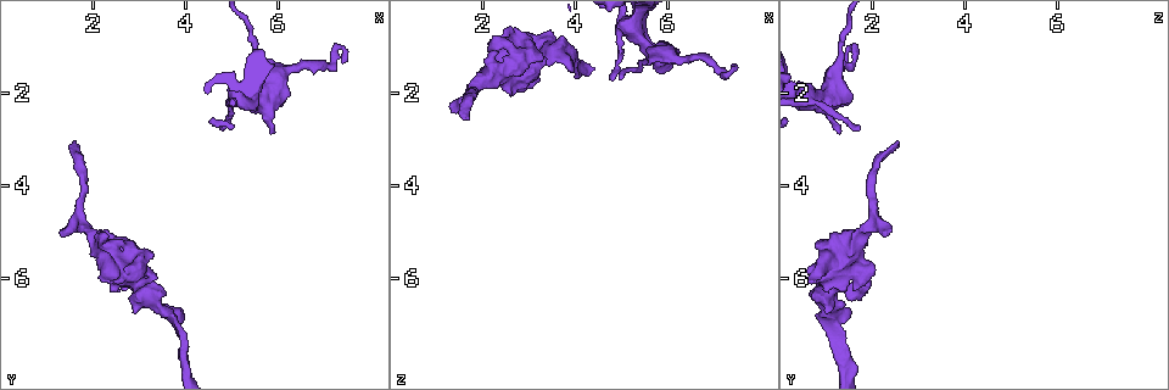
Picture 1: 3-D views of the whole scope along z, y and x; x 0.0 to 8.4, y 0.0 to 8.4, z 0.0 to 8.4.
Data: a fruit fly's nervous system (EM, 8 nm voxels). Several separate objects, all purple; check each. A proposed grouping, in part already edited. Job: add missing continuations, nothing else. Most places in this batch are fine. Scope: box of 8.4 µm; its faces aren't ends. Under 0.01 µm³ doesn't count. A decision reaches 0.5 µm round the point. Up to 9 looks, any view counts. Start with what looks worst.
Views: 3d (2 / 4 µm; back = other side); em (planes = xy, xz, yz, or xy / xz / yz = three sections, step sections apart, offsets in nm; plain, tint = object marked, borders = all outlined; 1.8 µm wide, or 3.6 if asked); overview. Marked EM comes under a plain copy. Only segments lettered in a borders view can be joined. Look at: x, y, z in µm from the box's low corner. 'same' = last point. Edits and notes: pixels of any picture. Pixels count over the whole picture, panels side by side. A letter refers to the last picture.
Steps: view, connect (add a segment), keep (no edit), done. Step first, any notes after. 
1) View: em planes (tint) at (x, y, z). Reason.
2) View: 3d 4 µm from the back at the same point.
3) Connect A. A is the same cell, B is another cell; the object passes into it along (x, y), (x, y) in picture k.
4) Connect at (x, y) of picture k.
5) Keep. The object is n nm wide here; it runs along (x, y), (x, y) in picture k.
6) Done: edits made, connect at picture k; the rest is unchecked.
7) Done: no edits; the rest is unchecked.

View: em yz step 8 (borders) at (1.60, 3.05, 2.55). Free end.

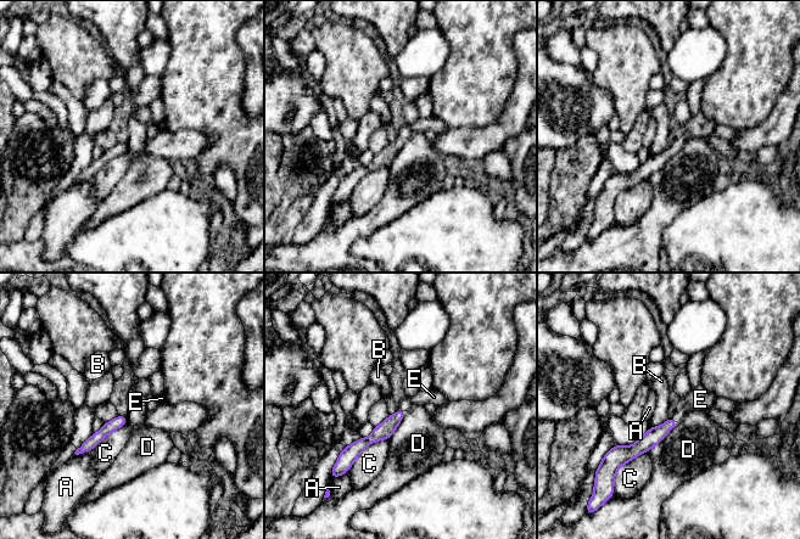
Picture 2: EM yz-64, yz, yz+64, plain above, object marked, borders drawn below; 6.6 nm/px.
Connect E. E is the same cell, A, B, C and D are other cells; the object passes into it along (385, 430), (404, 409), (434, 397) in picture 2; the neuron continues.

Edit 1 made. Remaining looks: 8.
View: overview.

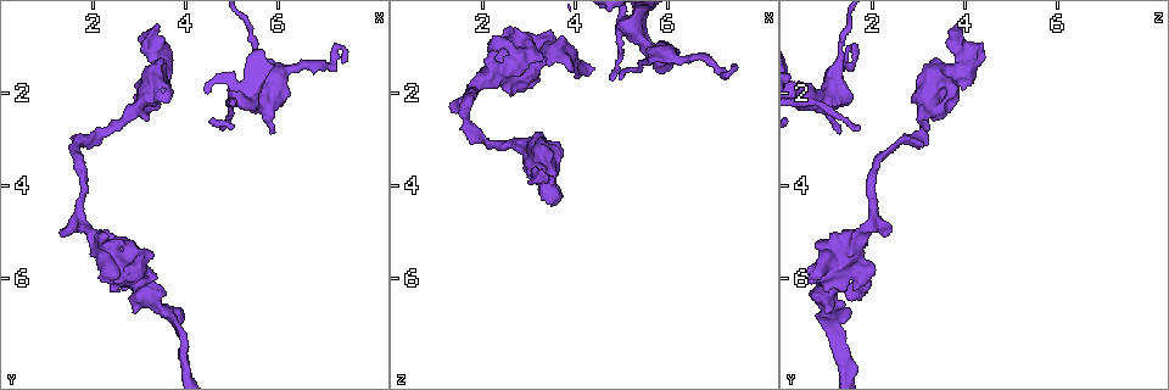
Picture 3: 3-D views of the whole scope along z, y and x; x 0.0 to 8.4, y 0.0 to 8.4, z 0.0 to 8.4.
View: 3d 4 µm at (3.10, 2.20, 3.15). Sudden change in width.

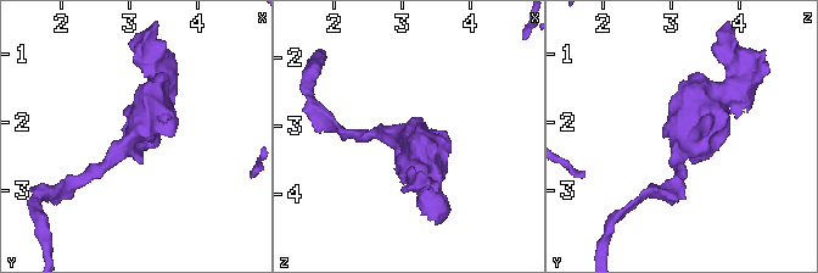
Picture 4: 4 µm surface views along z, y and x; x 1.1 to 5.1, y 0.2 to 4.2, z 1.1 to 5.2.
View: em xy step 4 (borders) at (3.10, 2.15, 3.15). Now the EM.

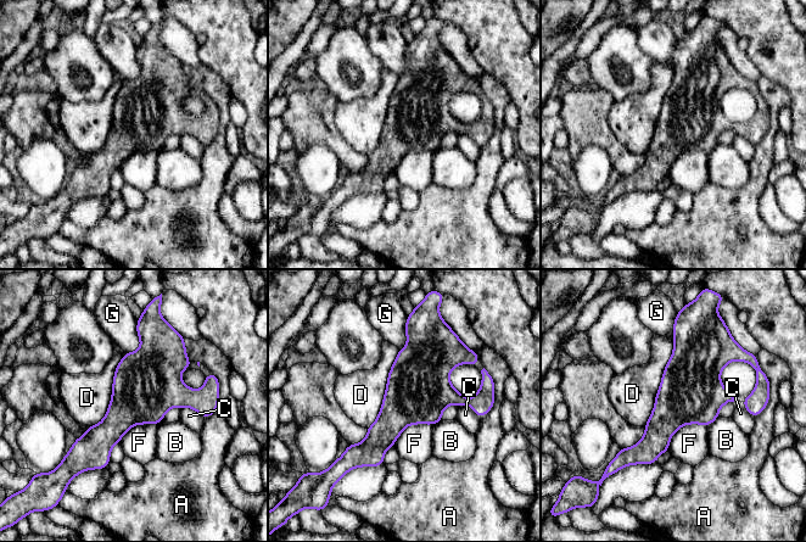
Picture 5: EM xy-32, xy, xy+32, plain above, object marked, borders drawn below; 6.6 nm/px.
Keep. The object is 420 nm wide here; A, B, C, D, F and G are other cells; no lettered segment goes on from it.

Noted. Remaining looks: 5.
View: 3d 4 µm at (7.40, 1.30, 1.40). Free end.

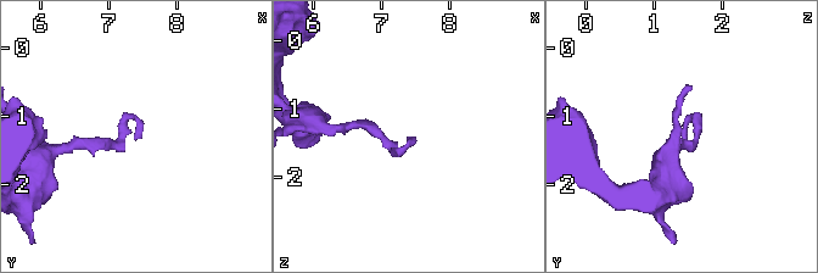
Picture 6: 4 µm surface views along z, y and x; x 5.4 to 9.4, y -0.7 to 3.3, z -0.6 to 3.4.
View: em planes (borders) at (7.45, 1.30, 1.45). Need the tissue.

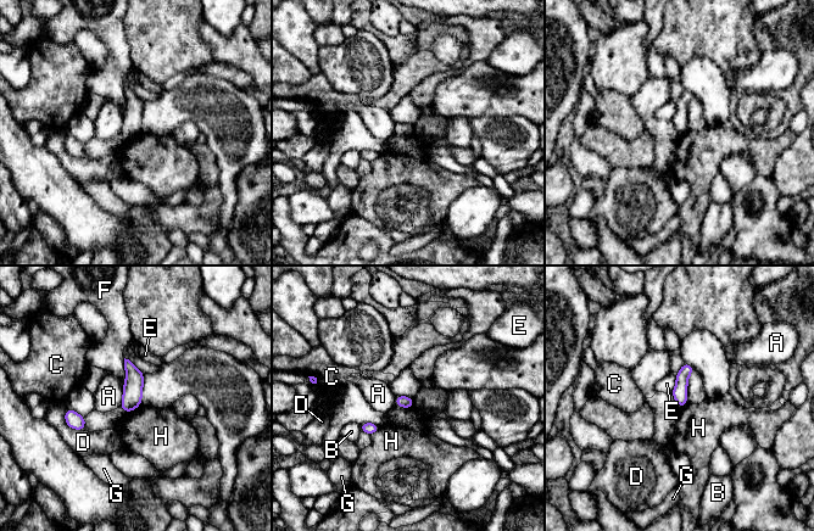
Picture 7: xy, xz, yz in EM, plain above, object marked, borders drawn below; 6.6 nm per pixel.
Keep. A, B, C, D, E, F, G and H are other cells; it runs along (687, 367), (681, 378), (681, 403) in picture 7; none of them fits.

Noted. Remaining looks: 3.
View: em xy step 8 (borders) at (5.90, 2.85, 1.30). Branch stops here.

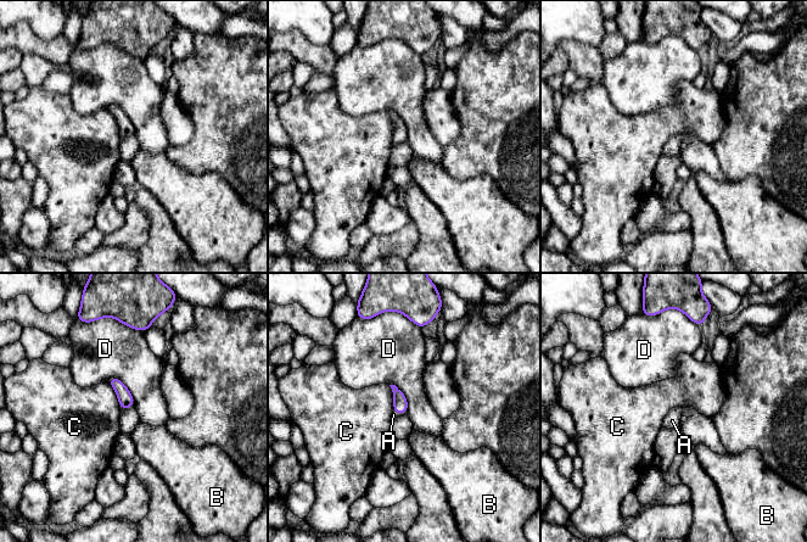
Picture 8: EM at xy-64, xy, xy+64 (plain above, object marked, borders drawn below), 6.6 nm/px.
View: em planes (borders) at the same point.

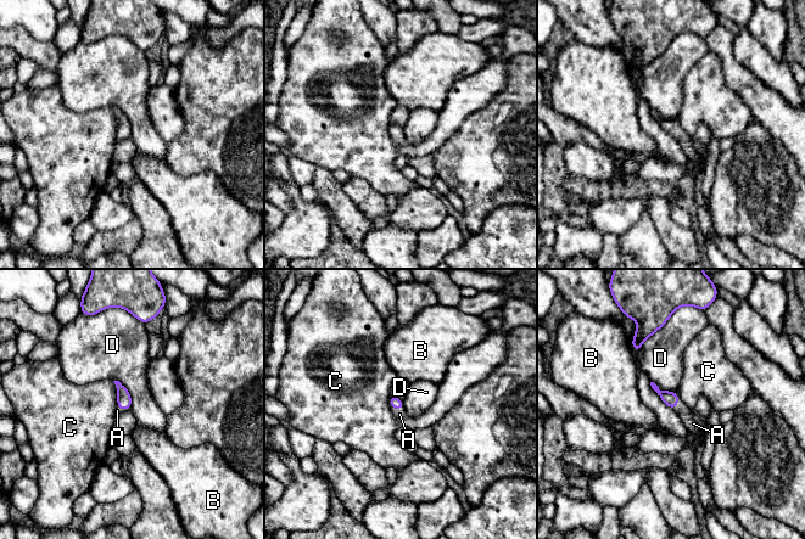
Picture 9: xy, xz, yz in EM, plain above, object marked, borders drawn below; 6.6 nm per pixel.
Connect A. A is the same cell, B, C and D are other cells; the object passes into it along (393, 402), (398, 409), (400, 414) in picture 9; it goes on there.

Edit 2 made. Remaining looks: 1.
Done: edits made, connect at picture 2, connect at picture 9; the rest is unchecked.

